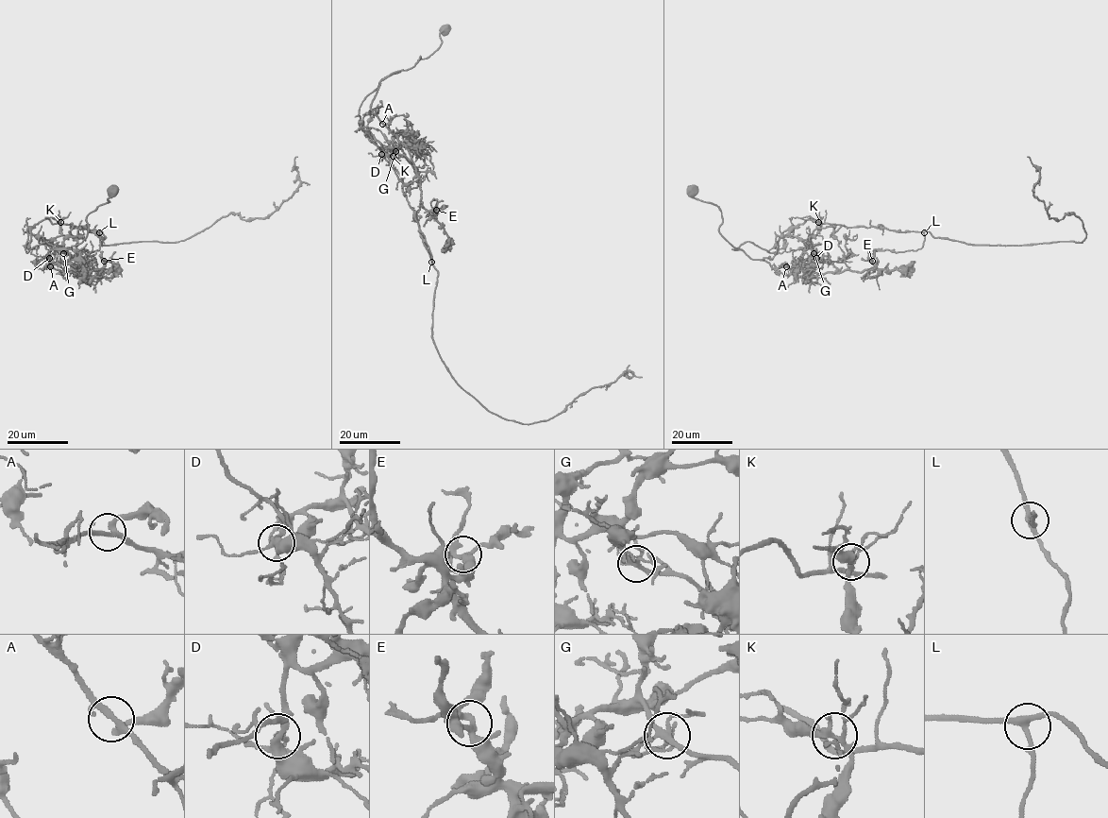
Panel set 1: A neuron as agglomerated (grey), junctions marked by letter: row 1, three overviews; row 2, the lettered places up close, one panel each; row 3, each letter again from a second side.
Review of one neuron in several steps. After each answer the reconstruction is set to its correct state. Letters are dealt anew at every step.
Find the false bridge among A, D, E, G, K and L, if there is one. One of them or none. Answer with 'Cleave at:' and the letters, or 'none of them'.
Cleave at: G

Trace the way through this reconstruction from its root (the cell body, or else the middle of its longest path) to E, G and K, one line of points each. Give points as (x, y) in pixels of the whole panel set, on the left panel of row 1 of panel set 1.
E: (113, 192), (86, 217), (88, 234), (80, 243), (50, 250), (39, 266), (79, 274), (100, 269), (104, 261)
G: (113, 192), (86, 217), (80, 243), (50, 250), (39, 266), (74, 266), (75, 253), (63, 253)
K: (113, 192), (86, 217), (80, 243), (58, 249), (43, 242), (26, 251), (27, 229), (54, 239), (60, 222)

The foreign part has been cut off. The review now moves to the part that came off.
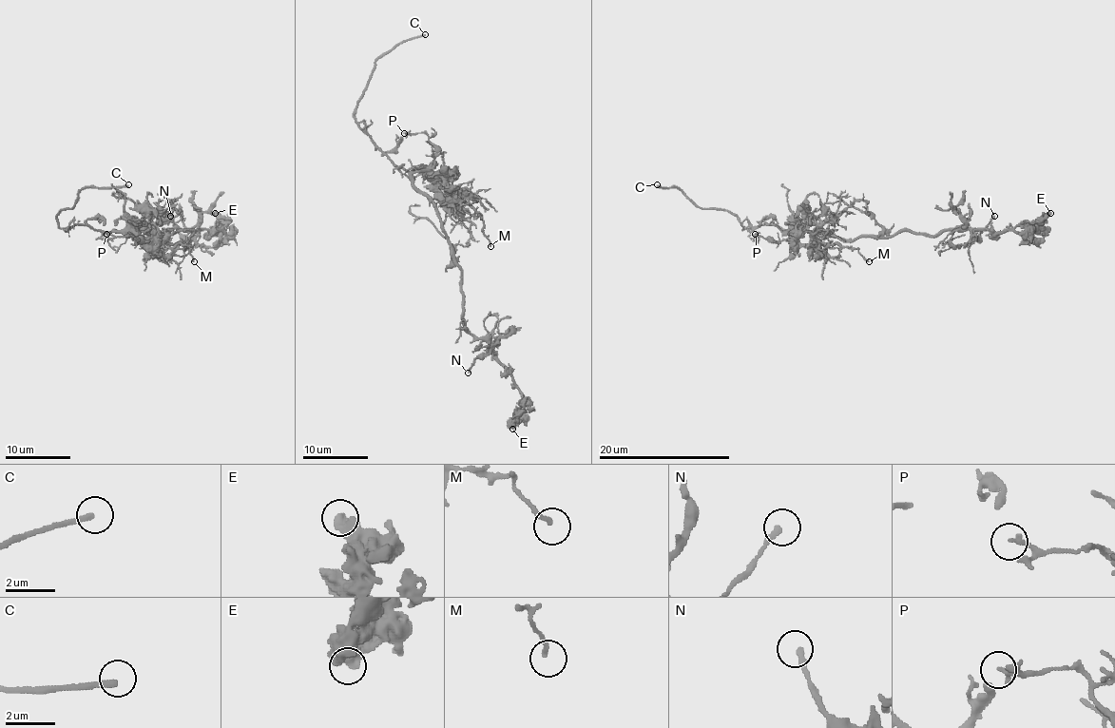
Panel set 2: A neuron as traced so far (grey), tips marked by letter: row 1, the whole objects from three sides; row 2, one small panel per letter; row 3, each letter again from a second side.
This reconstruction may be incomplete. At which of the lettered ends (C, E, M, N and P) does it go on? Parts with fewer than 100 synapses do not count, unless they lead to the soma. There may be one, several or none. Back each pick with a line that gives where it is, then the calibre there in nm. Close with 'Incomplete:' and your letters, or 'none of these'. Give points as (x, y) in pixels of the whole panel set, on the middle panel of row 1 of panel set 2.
C: place (425, 34); calibre 240 nm
Incomplete: C

